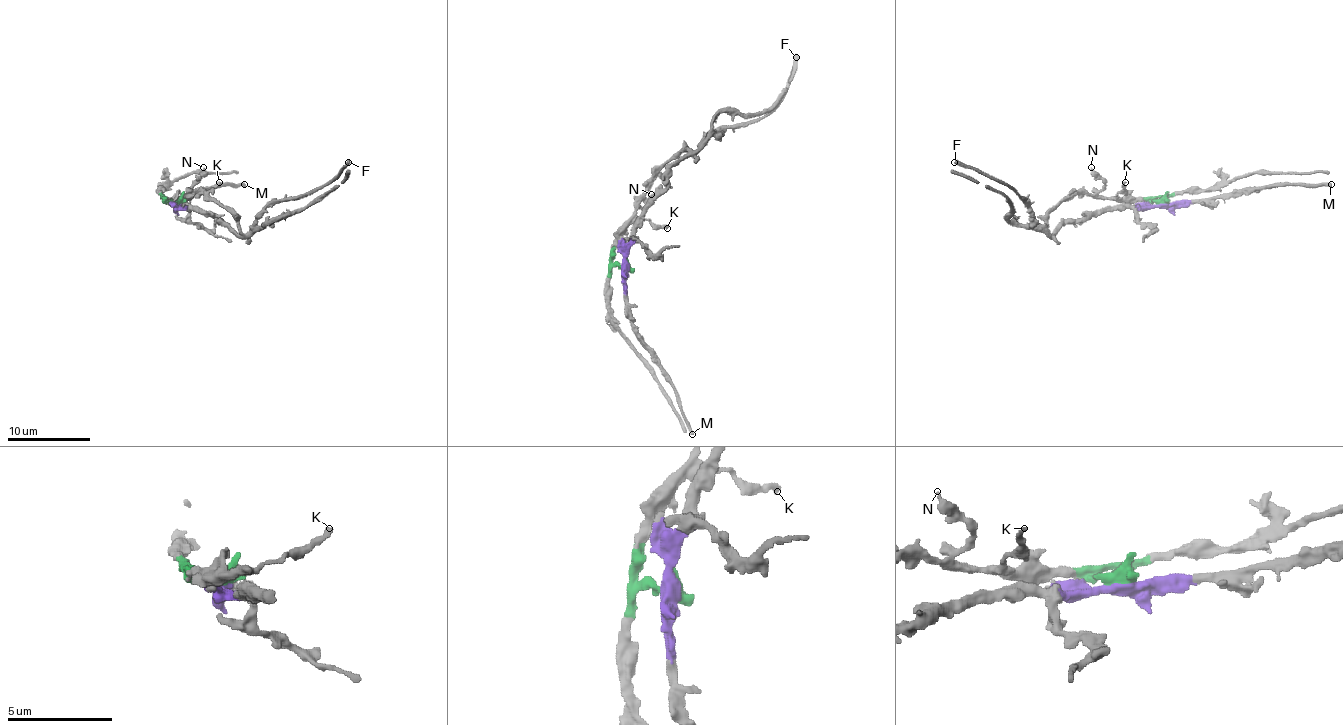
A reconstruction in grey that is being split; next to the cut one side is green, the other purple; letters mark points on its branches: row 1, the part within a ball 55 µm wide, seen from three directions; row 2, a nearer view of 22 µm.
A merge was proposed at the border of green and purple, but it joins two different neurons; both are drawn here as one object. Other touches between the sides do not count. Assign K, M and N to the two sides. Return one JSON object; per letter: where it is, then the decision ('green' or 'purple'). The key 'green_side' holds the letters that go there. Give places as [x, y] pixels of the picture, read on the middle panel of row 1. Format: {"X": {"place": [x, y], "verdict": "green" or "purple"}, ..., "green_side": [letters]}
{"K": {"place": [667, 228], "verdict": "green"}, "M": {"place": [692, 434], "verdict": "purple"}, "N": {"place": [651, 194], "verdict": "green"}, "green_side": ["K", "N"]}

